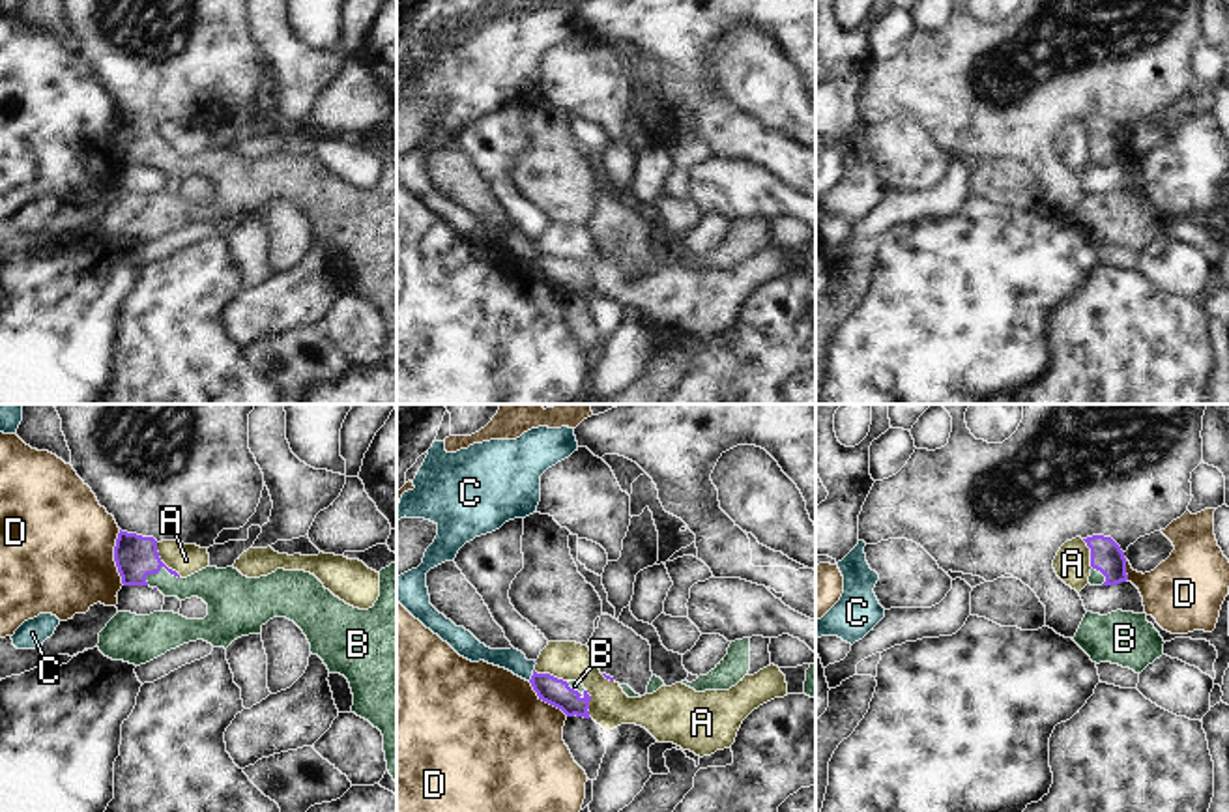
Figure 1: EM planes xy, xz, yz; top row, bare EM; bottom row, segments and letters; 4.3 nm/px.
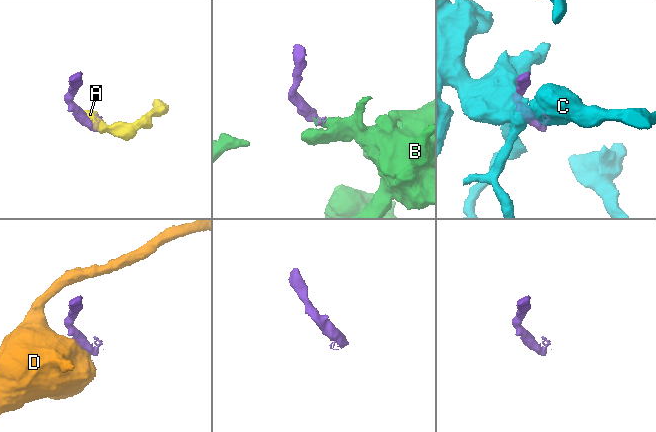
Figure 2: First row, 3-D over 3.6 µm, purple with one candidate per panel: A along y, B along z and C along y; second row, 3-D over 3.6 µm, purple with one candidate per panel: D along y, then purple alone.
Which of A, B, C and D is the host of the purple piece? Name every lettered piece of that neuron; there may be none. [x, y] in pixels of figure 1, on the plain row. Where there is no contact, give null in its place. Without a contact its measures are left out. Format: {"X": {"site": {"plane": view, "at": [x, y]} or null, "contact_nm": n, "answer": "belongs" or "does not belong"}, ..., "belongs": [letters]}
{"A": {"site": {"plane": "xy", "at": [161, 143]}, "contact_nm": 180, "answer": "does not belong"}, "B": {"site": {"plane": "xy", "at": [161, 146]}, "contact_nm": 160, "answer": "belongs"}, "C": {"site": {"plane": "xz", "at": [534, 255]}, "contact_nm": 60, "answer": "does not belong"}, "D": {"site": {"plane": "xy", "at": [115, 139]}, "contact_nm": 240, "answer": "does not belong"}, "belongs": ["B"]}

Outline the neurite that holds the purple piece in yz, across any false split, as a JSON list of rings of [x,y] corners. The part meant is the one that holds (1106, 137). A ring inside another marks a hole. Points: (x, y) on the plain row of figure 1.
[[[1092,116],[1083,122],[1091,129],[1091,167],[1117,167],[1128,161],[1124,133],[1111,118]]]

